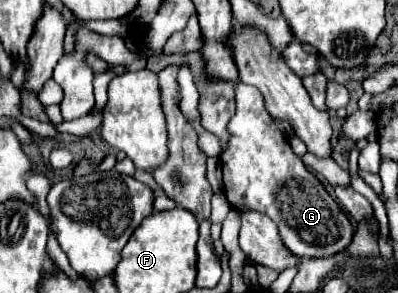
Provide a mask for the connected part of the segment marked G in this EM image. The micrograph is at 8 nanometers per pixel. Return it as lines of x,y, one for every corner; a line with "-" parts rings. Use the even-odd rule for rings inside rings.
243,82
235,90
237,112
229,120
229,142
221,154
223,188
237,210
255,210
269,216
281,232
283,244
299,258
329,258
345,250
353,238
353,226
323,184
293,154
285,134
275,126
263,106
261,92

